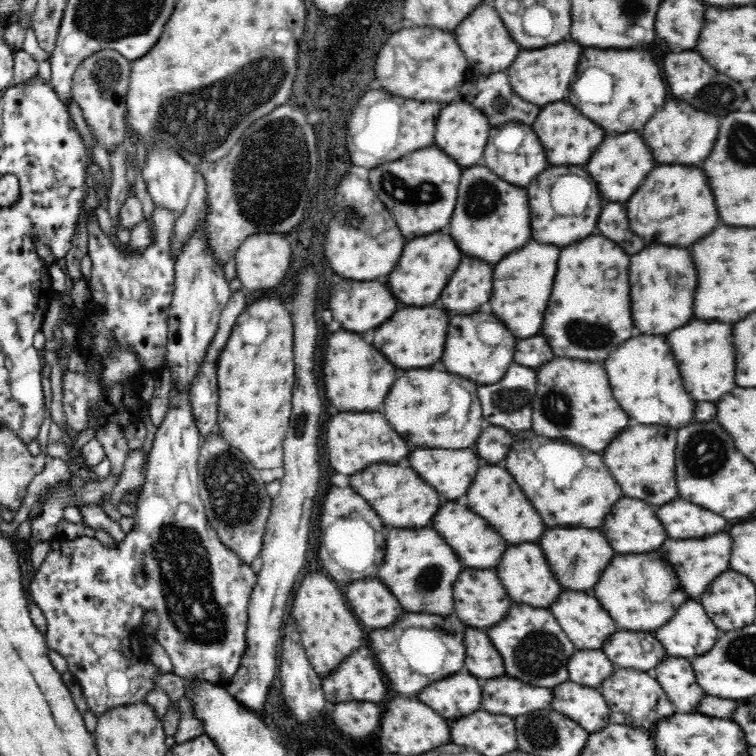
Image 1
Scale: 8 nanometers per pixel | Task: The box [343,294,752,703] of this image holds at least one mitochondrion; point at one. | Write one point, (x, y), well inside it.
(540, 653)

